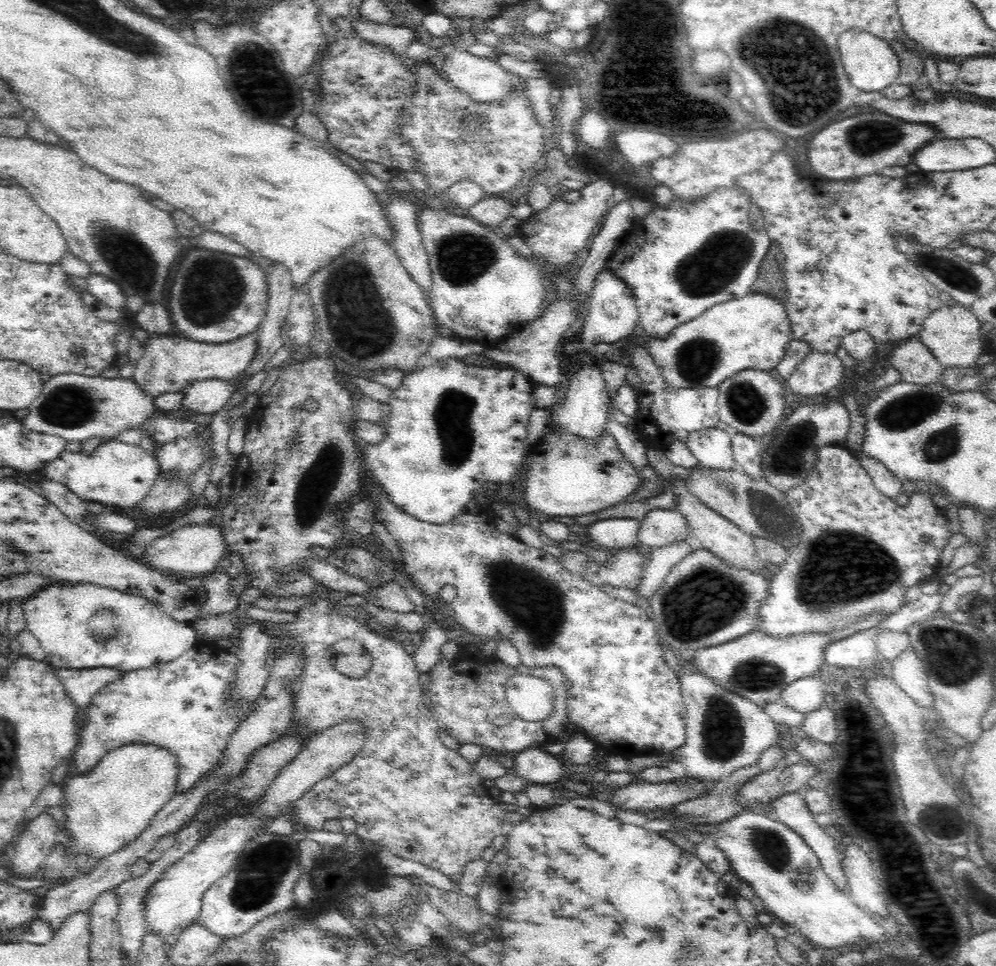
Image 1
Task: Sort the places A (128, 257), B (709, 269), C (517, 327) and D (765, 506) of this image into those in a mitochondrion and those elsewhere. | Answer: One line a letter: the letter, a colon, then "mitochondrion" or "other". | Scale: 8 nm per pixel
A: mitochondrion
B: mitochondrion
C: other
D: mitochondrion

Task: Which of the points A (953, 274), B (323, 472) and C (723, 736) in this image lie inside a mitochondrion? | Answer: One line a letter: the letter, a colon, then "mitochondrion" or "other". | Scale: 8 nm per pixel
A: mitochondrion
B: mitochondrion
C: mitochondrion

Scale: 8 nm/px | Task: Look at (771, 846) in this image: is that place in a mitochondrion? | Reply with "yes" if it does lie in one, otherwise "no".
yes

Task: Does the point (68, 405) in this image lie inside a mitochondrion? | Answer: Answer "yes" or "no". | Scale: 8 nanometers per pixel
yes

